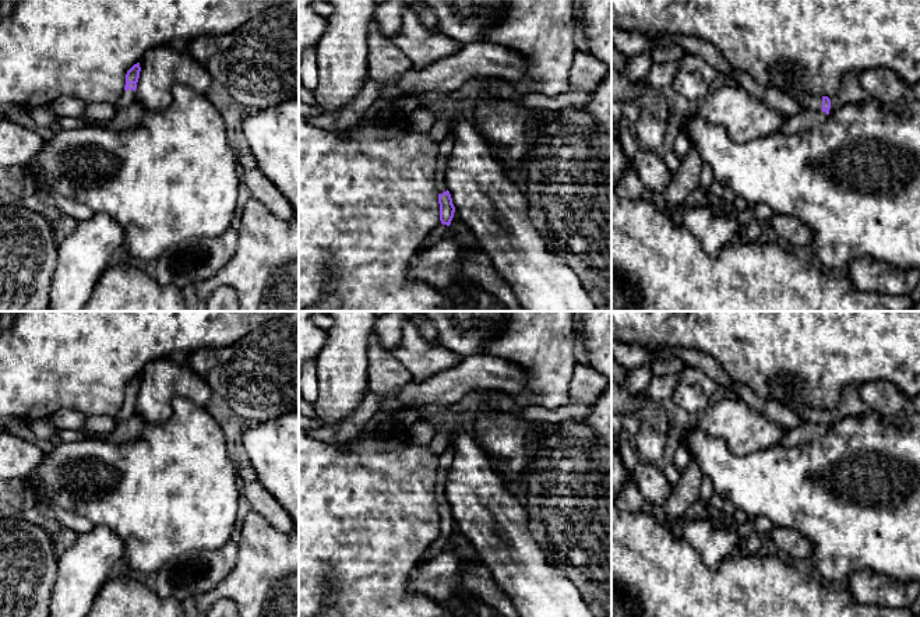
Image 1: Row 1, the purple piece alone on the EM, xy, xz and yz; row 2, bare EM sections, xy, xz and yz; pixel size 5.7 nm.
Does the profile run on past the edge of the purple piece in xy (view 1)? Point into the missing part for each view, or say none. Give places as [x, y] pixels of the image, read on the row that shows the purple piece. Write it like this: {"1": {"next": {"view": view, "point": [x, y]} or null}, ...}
{"1": {"next": {"view": "xy", "point": [127, 97]}}}

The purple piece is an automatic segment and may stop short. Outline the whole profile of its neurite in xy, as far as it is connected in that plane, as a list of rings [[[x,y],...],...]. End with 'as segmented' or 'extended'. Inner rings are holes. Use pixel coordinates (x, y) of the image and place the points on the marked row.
[[[140,63],[134,64],[126,74],[126,85],[124,85],[124,91],[120,95],[120,98],[117,99],[116,109],[121,110],[127,106],[130,106],[134,99],[135,99],[135,89],[137,89],[137,82],[140,78]]]; extended

